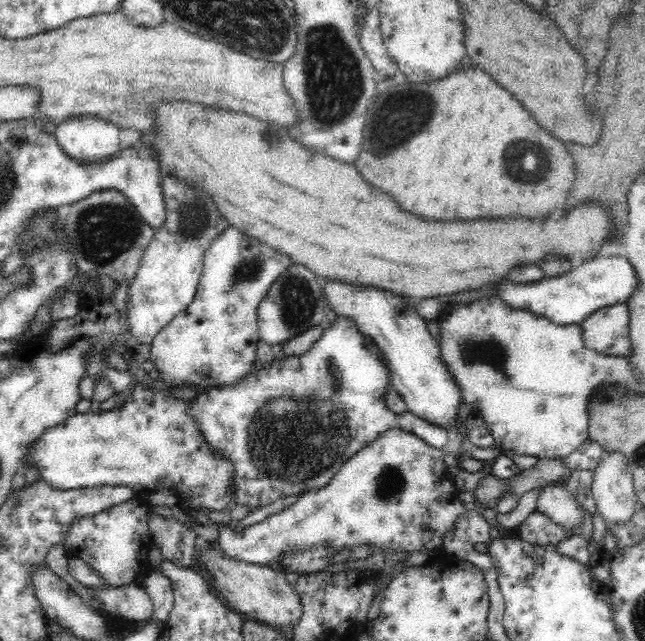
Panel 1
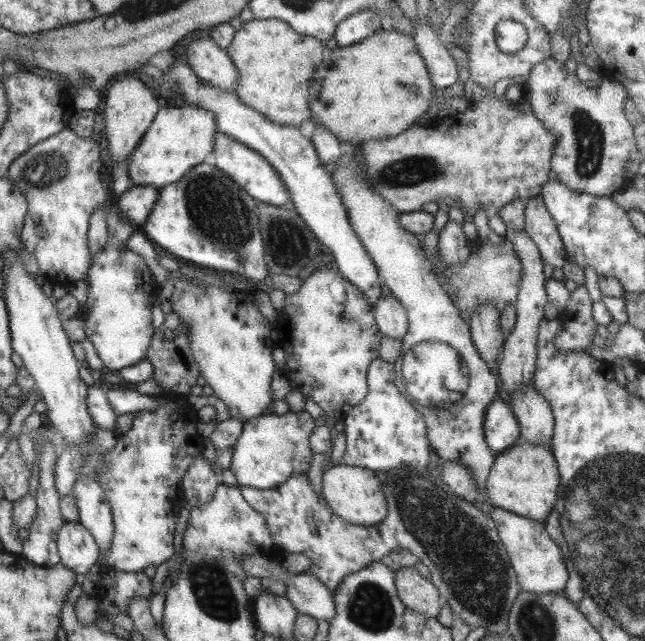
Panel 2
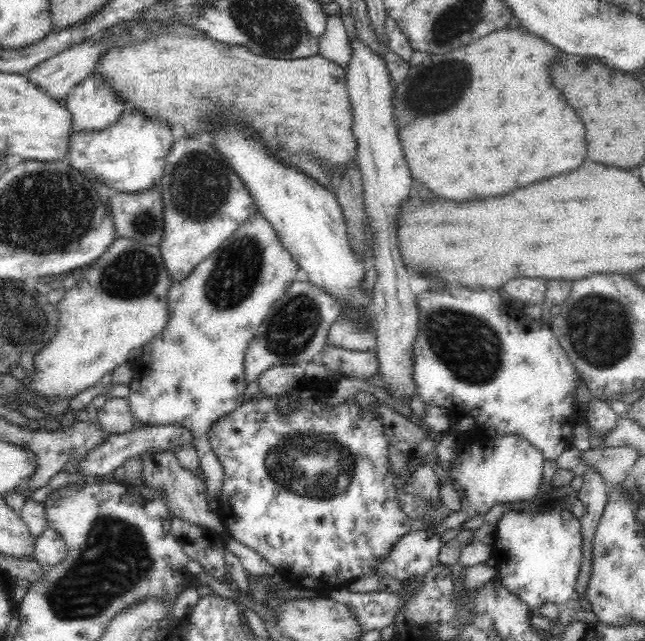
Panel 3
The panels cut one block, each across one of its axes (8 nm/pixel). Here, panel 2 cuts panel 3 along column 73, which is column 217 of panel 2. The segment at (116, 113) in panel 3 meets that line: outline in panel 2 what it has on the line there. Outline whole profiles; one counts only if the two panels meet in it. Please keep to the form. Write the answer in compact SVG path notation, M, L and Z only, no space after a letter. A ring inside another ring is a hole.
M181 57L171 64L167 72L167 82L169 88L173 87L173 83L177 84L187 106L203 108L213 113L216 133L226 135L247 146L273 166L281 183L285 185L285 190L290 197L290 206L295 210L297 217L311 230L317 241L329 248L337 272L357 287L363 293L369 307L374 308L377 299L385 292L377 276L377 268L369 258L369 254L365 252L363 244L355 236L347 220L345 208L337 195L337 188L333 184L329 169L320 164L310 140L304 138L297 127L272 124L261 113L244 106L233 91L221 91L201 83L192 74L185 59L182 60Z

